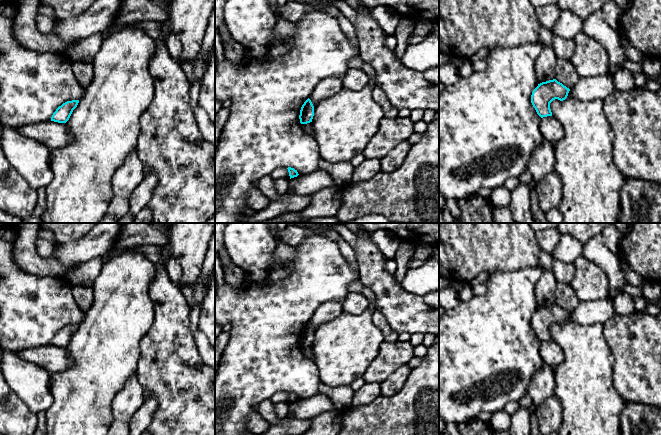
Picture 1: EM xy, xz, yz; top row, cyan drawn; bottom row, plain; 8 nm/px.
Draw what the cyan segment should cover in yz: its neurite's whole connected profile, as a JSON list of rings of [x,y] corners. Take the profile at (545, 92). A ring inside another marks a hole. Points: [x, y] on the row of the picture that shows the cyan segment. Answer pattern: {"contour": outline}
{"contour": [[[556,79],[542,82],[533,90],[531,103],[541,118],[552,116],[550,103],[555,99],[565,100],[569,91],[569,88]]]}

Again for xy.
{"contour": [[[72,100],[63,103],[53,113],[51,121],[58,123],[66,123],[69,120],[73,110],[77,107],[78,103],[79,100]]]}

